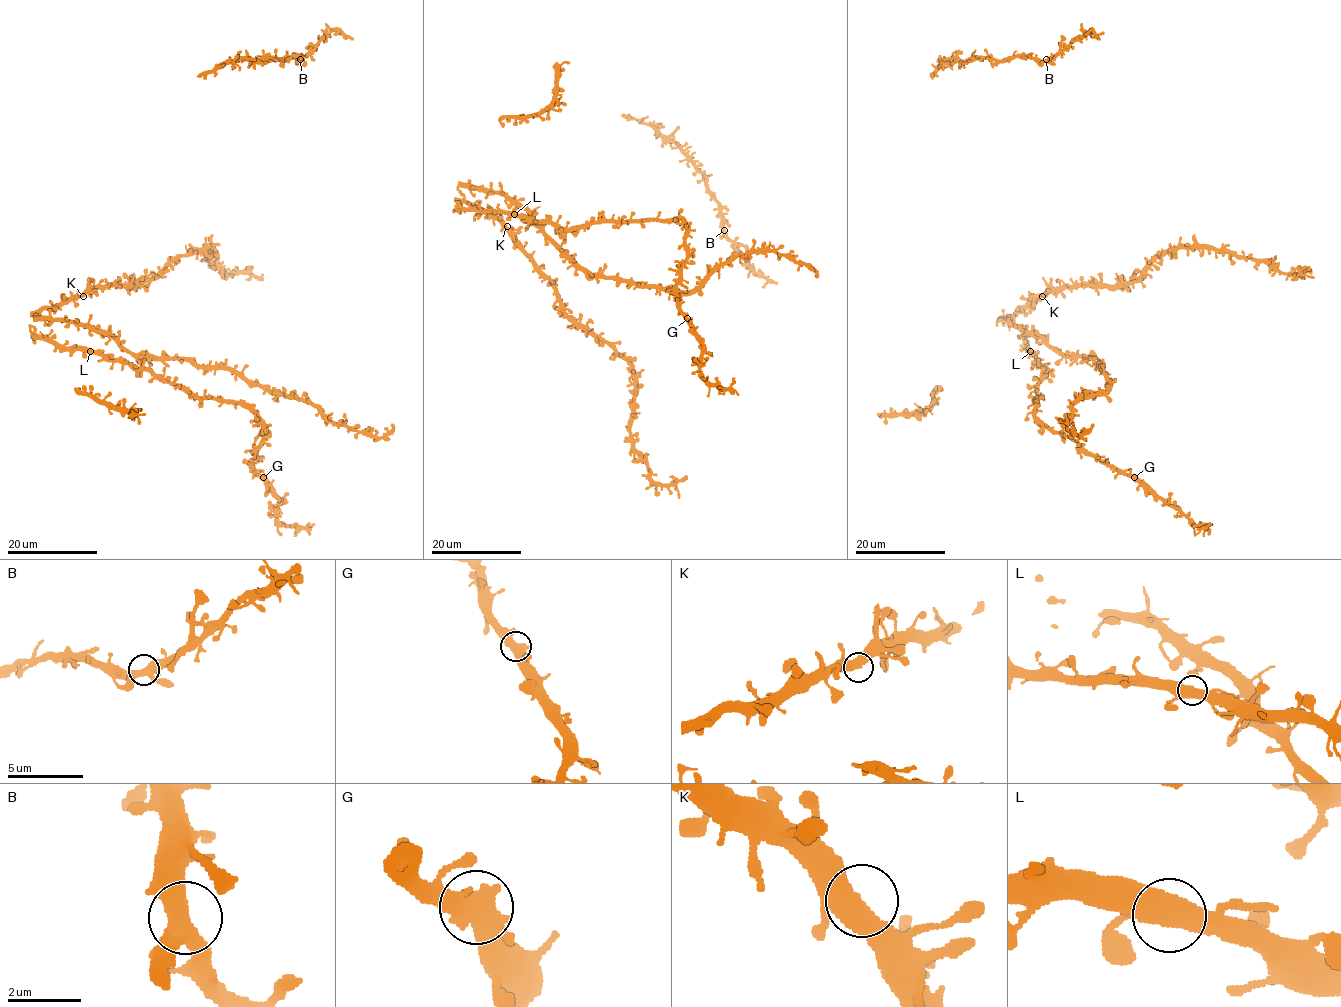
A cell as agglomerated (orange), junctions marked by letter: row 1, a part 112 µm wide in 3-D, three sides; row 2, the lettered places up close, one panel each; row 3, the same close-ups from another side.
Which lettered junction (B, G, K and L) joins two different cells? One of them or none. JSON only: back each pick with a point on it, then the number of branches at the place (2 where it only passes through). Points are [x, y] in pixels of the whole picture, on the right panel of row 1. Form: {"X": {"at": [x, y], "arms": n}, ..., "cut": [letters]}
{"cut": []}

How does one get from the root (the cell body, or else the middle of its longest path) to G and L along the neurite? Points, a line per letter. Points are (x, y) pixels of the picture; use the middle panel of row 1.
G: (504, 227), (457, 187), (503, 191), (559, 247), (563, 231), (593, 223), (681, 220), (676, 301), (688, 318)
L: (504, 227), (471, 206), (457, 187), (503, 191), (559, 247), (563, 241), (553, 225), (528, 222), (514, 214)

